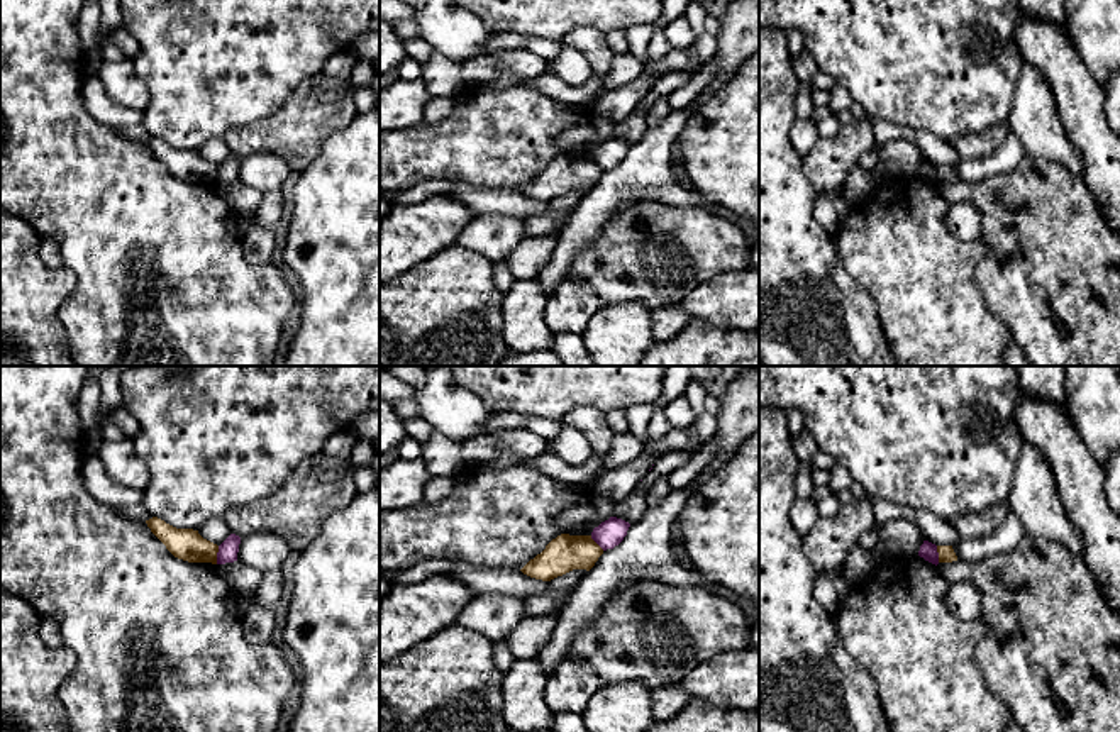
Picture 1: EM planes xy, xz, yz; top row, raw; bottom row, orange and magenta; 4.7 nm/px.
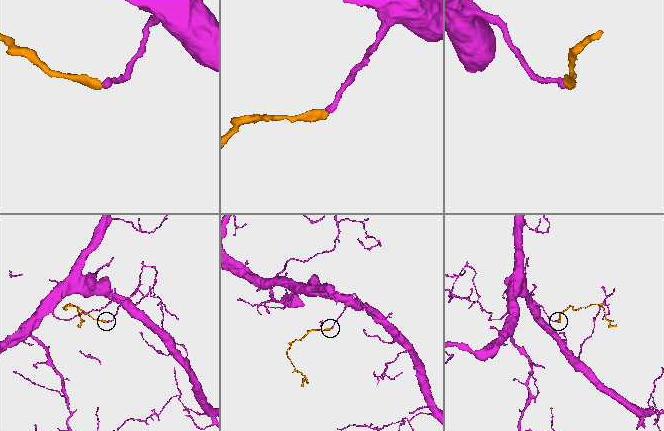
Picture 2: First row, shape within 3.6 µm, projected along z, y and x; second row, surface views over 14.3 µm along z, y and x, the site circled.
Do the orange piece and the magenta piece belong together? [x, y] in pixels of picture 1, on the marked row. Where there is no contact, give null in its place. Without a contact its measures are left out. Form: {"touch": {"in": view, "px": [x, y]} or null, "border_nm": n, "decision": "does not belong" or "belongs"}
{"touch": {"in": "xy", "px": [216, 554]}, "border_nm": 90, "decision": "does not belong"}

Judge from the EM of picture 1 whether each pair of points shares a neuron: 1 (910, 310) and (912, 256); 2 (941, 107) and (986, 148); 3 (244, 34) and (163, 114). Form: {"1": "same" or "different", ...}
{"1": "same", "2": "different", "3": "same"}

